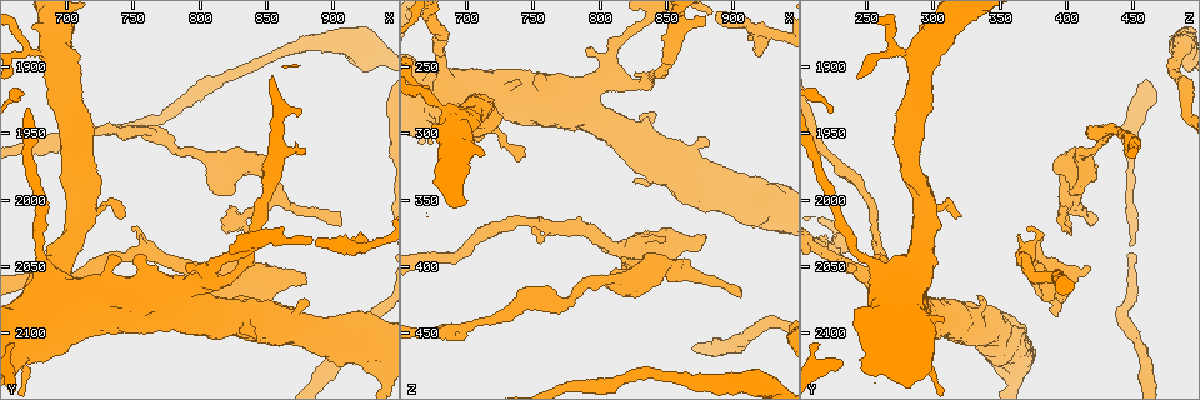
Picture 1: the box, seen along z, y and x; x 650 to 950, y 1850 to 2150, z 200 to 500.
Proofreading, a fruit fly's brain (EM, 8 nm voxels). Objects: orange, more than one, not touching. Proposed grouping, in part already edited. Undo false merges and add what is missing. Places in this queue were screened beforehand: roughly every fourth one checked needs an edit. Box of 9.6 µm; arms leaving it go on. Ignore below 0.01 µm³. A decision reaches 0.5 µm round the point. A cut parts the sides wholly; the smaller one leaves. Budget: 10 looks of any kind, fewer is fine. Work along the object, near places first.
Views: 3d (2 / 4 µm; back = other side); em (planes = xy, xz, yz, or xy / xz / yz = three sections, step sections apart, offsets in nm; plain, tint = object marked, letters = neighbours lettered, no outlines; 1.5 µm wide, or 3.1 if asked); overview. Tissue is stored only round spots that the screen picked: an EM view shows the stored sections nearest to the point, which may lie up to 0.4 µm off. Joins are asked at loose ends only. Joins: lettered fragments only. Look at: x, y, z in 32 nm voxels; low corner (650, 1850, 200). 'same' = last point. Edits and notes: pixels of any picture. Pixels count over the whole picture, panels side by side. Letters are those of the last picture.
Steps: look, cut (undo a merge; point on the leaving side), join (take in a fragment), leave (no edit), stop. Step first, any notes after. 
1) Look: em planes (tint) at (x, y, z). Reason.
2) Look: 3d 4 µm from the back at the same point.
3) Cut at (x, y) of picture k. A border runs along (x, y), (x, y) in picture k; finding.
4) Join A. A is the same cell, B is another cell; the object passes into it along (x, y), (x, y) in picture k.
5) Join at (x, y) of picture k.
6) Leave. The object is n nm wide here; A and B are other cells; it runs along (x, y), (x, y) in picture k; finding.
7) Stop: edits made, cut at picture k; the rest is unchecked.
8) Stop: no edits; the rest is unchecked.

Look: em planes (letters) at (914, 2038, 220). Arms part here.

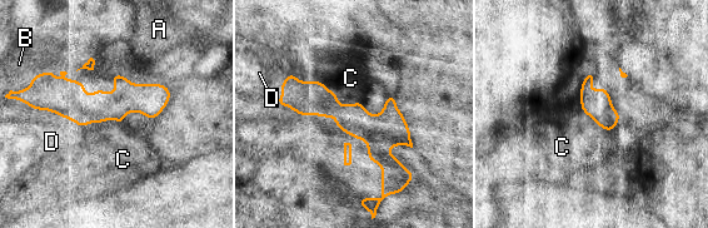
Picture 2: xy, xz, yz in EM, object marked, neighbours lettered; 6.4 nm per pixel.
Leave. A, B, C and D are other cells; it runs along (284, 87), (352, 118), (402, 170) in picture 2; one cell here.

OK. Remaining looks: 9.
Look: 3d 4 µm at (800, 1968, 408). Thick turns thin.

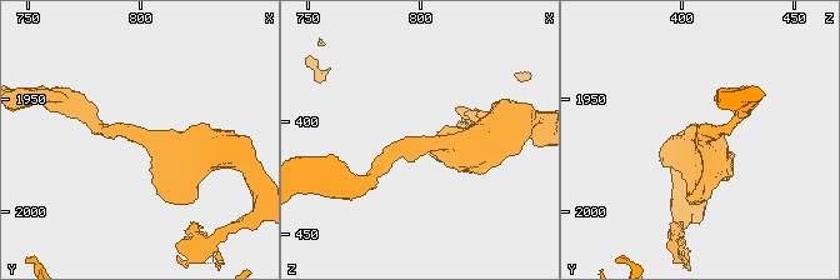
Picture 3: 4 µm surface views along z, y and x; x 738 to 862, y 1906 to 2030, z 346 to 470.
Look: em xy step 8 (plain) at (800, 1967, 409). Now the EM.

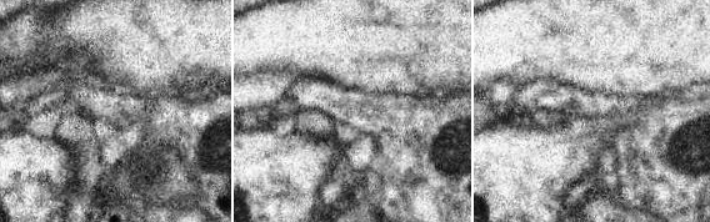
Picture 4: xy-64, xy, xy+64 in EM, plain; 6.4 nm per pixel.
Look: em xy step 8 (letters) at the same point. See the neighbours.

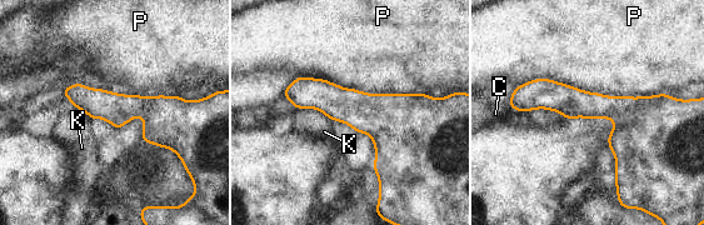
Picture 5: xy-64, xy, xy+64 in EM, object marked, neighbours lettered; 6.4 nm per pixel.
Leave. The longest contact is with P, 950 nm; C, K and P are other cells; a border runs along (325, 115), (333, 120) in picture 5; continuous, no second cell.

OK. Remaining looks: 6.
Look: em planes (letters) at (904, 2016, 422). Branch stops here.

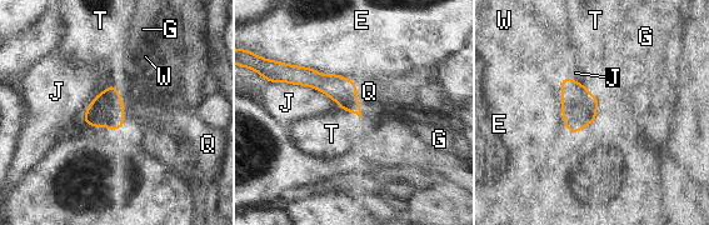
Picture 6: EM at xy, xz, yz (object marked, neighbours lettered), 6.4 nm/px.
Join Q. The longest contact is with E, 460 nm; Q is the same cell, E, G, J, T and W are other cells; the object passes into it along (106, 110), (123, 105), (139, 111) in picture 6; the cell continues.

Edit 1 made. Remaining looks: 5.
Look: overview. See it whole again.

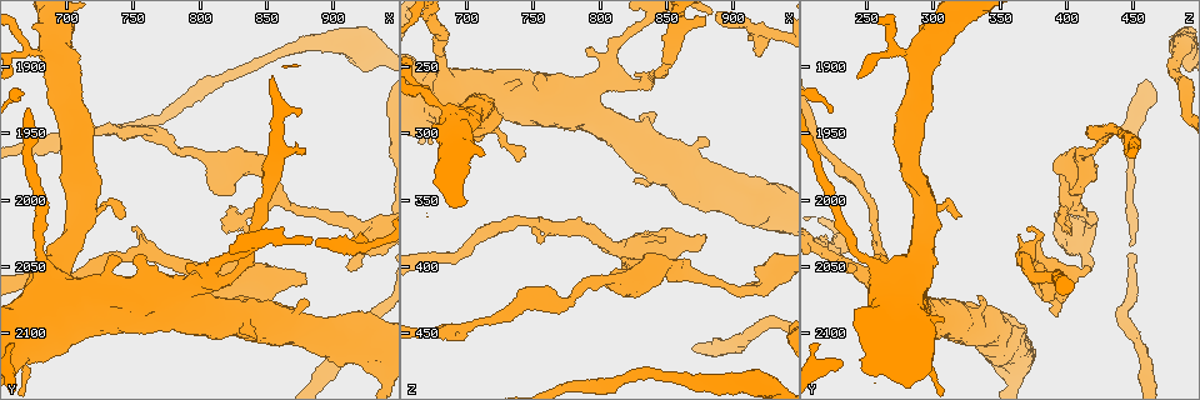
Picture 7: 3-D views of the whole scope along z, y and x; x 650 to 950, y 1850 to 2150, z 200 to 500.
Look: 3d 4 µm at (686, 1890, 284). Calibre changes.

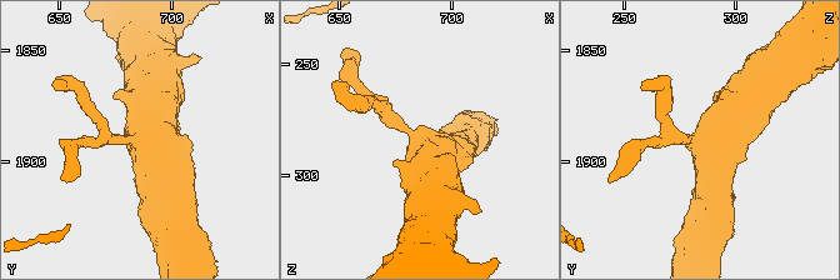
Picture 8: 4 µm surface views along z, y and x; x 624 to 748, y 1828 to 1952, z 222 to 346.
Look: em planes (letters) at (686, 1890, 283).

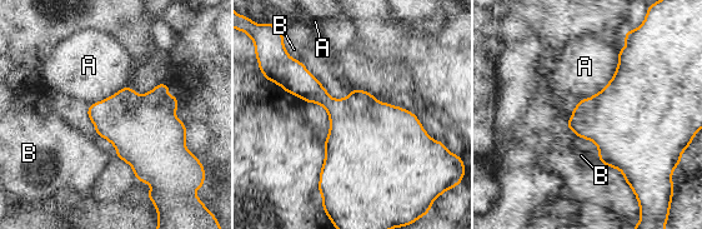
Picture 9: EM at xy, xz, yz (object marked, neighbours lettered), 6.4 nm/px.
Leave. A and B are other cells; a border runs along (618, 49), (611, 80), (580, 99) in picture 9; continuous, no second cell.

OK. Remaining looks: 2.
Stop: edits made, join at picture 6; the rest is unchecked.

